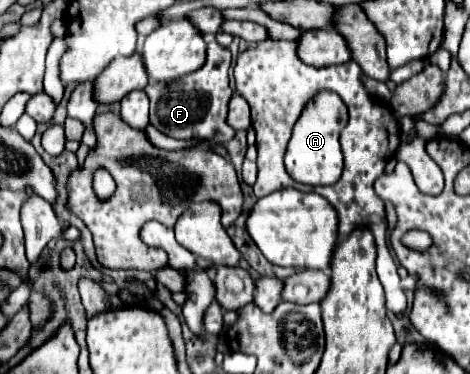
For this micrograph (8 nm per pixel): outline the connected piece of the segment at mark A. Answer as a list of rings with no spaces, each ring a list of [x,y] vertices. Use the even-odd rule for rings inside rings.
[[[322,91],[314,97],[302,111],[298,123],[294,125],[292,139],[286,149],[286,171],[294,181],[306,185],[332,185],[342,175],[342,151],[340,151],[340,131],[348,123],[348,109],[342,99],[330,91]]]

